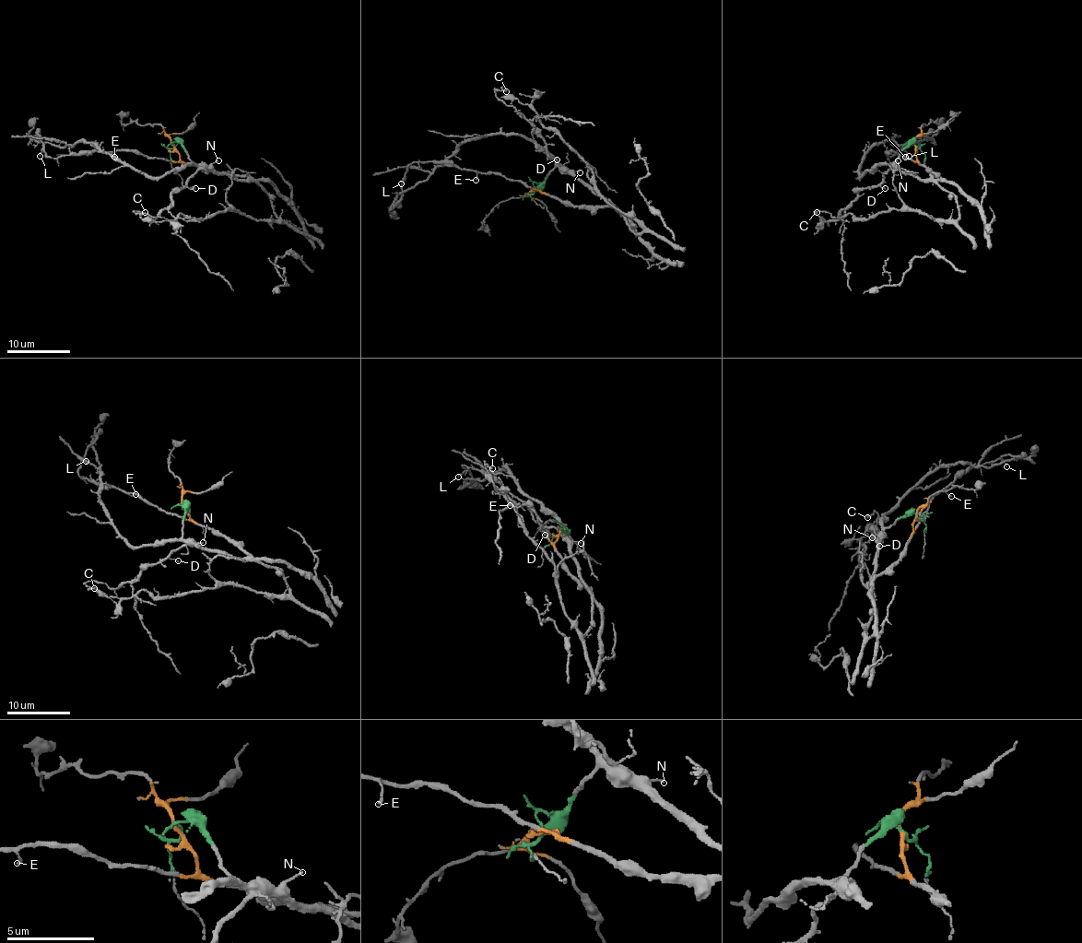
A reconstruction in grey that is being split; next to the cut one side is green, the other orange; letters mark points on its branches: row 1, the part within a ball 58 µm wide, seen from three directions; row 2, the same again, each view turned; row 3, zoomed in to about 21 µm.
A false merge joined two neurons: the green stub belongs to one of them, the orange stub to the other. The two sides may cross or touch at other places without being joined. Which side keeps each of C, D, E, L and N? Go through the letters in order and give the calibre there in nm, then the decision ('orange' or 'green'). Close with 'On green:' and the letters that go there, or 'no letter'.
C: 180 nm | green
D: 90 nm | green
E: 120 nm | orange
L: 110 nm | orange
N: 90 nm | green
On green: C, D, N

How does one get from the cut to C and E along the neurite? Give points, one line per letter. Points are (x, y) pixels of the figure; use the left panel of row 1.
C: (174, 146), (179, 142), (198, 169), (170, 194), (170, 203), (155, 217), (135, 210), (146, 212)
E: (174, 146), (179, 155), (177, 161), (147, 157), (131, 150), (118, 150), (113, 157)

